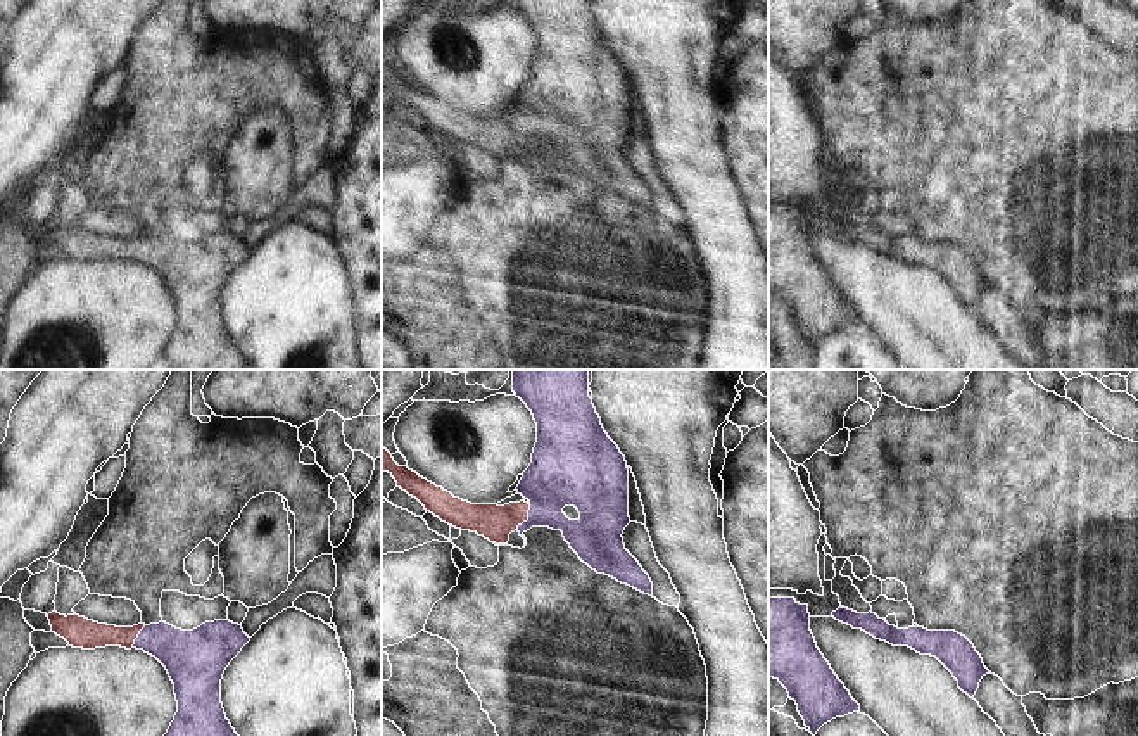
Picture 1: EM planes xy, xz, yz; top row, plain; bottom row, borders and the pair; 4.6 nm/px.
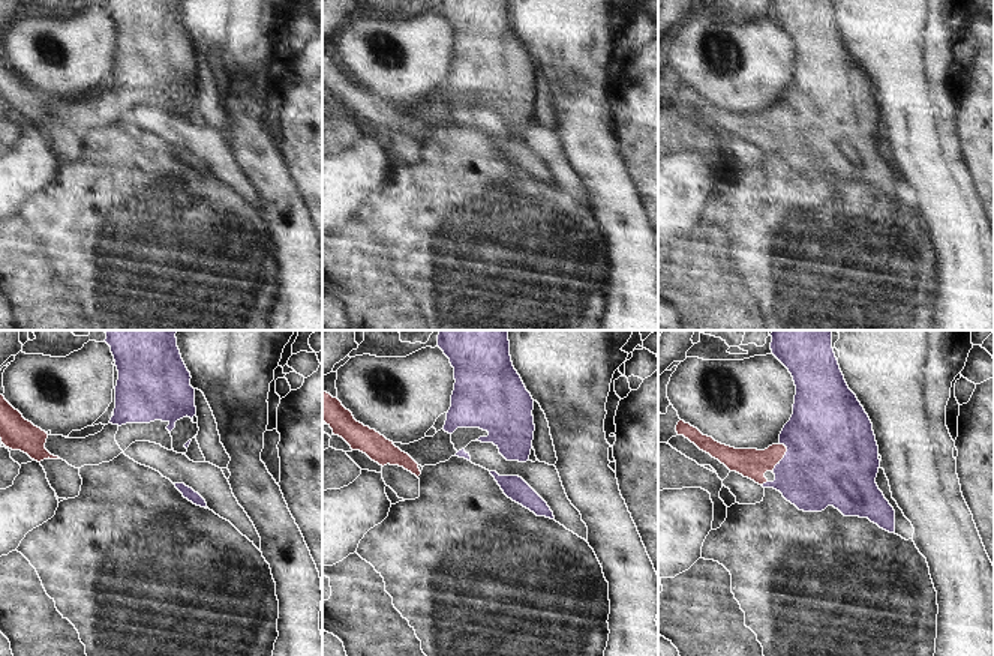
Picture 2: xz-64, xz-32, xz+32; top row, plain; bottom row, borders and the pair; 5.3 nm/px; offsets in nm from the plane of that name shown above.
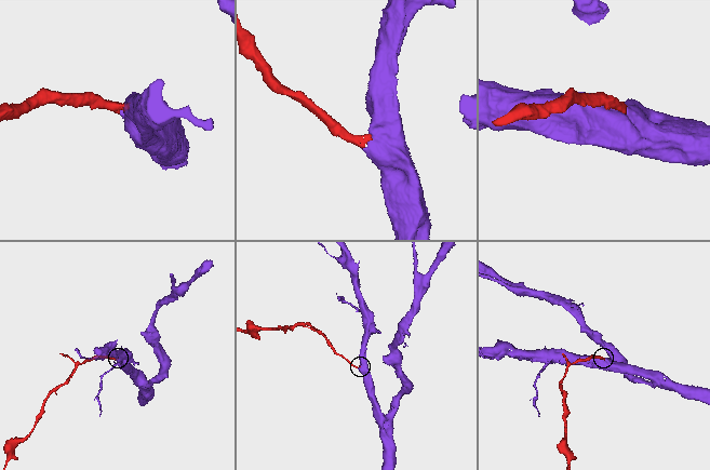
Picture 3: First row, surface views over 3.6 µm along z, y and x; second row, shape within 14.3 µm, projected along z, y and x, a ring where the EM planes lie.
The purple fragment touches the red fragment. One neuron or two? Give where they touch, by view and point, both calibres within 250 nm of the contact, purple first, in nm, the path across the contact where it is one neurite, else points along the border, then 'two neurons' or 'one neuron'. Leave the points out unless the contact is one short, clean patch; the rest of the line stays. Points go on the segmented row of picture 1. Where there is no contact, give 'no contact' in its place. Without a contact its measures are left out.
contact xz (529, 519); calibres 300 and 160 nm; way xz (560, 475), (529, 519), (494, 522); one neuron

